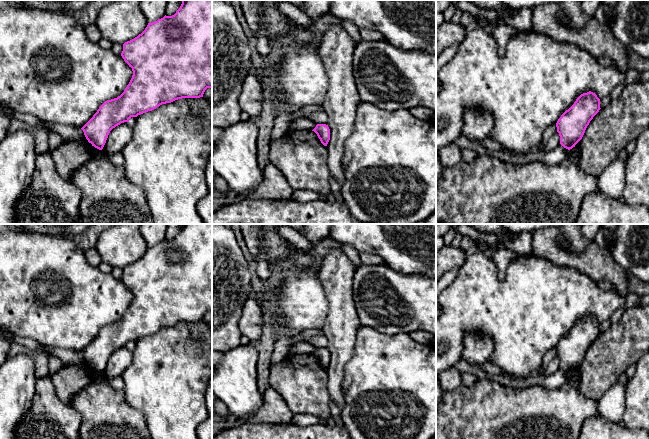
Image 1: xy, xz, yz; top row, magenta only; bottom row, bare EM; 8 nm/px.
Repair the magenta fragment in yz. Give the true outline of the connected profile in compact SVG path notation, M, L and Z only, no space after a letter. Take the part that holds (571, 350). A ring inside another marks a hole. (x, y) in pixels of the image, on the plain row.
M589 315L581 318L556 347L560 368L568 374L575 371L600 333L600 323L595 317Z

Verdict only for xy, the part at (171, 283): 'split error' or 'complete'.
complete

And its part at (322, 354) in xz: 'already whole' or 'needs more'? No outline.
already whole

